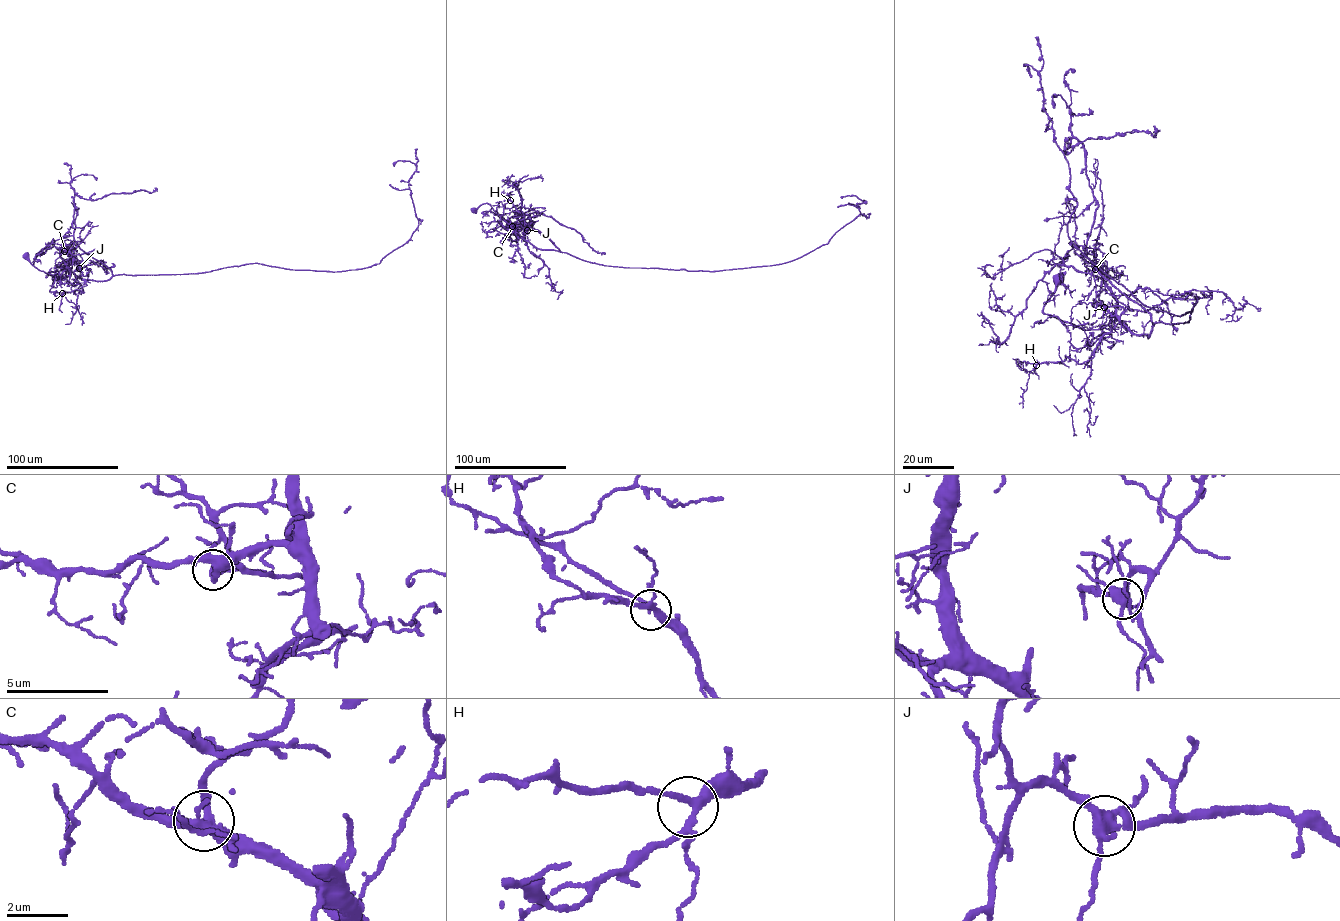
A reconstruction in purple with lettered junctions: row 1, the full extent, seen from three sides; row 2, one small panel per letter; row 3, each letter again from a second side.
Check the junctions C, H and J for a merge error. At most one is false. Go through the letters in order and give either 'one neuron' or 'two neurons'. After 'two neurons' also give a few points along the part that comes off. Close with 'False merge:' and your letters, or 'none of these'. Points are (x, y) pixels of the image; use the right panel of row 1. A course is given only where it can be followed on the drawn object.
C: one neuron
H: one neuron
J: one neuron
False merge: none of these

